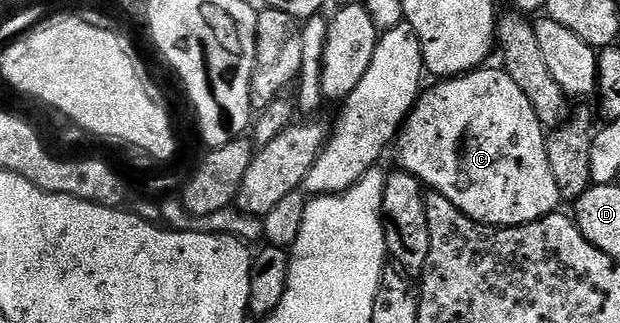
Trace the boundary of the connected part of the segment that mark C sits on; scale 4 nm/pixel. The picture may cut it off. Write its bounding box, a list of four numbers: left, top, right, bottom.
[399,66,562,228]

